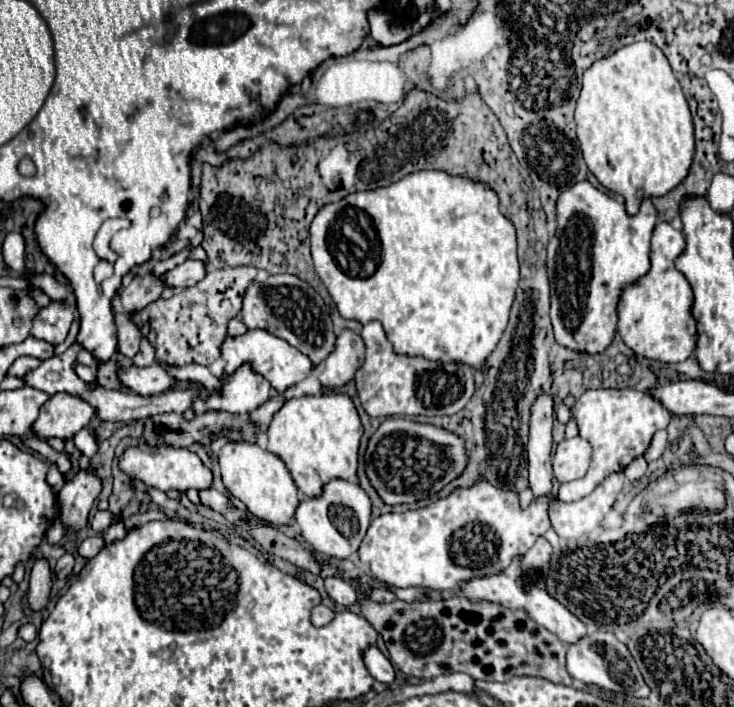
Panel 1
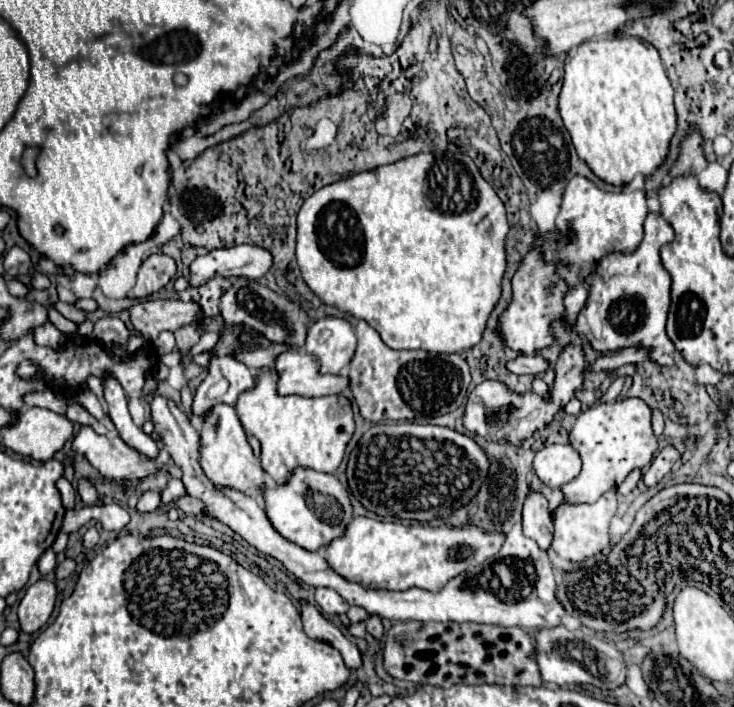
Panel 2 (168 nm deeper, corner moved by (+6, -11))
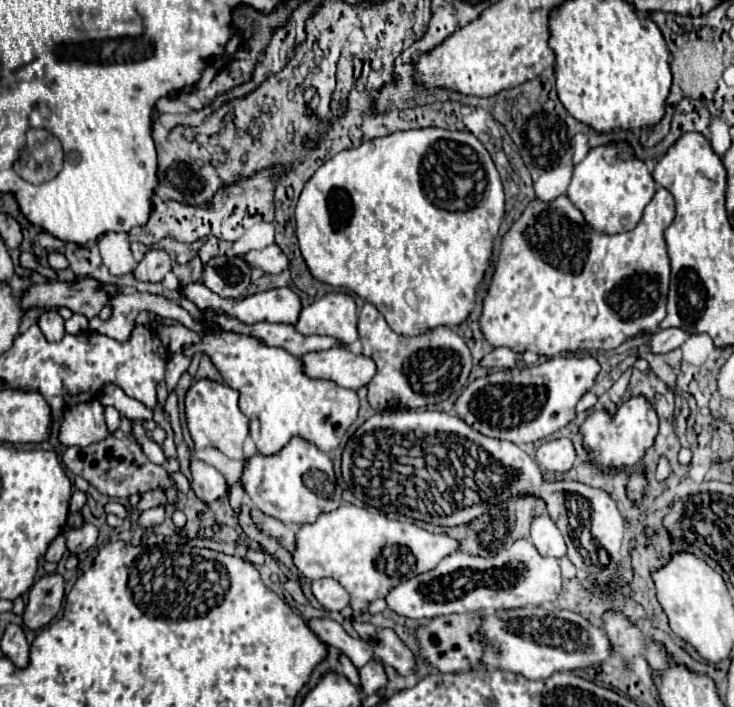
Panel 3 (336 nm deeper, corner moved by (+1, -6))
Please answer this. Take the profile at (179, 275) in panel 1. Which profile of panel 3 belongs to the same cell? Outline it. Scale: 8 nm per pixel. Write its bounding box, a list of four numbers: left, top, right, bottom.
[242,245,288,273]

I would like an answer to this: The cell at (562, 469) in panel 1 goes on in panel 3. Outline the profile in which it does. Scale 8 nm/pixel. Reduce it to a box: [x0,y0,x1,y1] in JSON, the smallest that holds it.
[536,439,576,473]

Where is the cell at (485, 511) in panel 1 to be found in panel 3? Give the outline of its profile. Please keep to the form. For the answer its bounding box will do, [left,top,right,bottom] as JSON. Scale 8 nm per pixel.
[292,505,458,615]

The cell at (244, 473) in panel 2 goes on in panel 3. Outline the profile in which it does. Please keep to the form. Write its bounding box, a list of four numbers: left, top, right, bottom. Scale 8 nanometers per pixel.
[186,379,250,461]

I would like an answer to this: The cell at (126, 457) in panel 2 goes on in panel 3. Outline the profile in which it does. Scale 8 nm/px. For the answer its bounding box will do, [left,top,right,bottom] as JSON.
[58,401,110,447]

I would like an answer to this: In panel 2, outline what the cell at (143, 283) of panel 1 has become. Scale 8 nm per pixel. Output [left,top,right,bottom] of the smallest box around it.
[129,254,175,298]

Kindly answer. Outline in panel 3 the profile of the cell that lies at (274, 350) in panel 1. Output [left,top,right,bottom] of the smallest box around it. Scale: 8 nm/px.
[300,347,376,391]

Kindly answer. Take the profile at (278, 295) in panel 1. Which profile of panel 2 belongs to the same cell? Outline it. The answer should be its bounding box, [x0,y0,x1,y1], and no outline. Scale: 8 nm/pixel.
[219,278,309,344]

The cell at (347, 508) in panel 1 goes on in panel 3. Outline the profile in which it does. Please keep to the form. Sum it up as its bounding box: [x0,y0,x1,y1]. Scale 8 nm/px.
[242,437,342,525]

